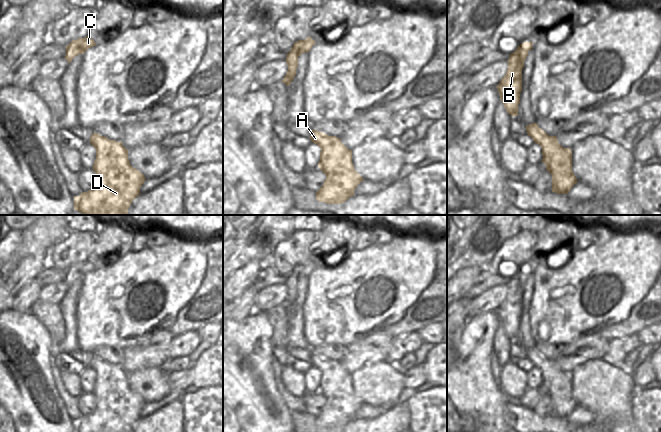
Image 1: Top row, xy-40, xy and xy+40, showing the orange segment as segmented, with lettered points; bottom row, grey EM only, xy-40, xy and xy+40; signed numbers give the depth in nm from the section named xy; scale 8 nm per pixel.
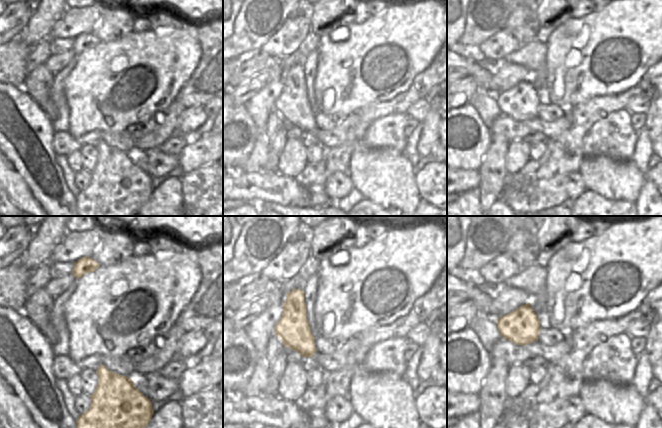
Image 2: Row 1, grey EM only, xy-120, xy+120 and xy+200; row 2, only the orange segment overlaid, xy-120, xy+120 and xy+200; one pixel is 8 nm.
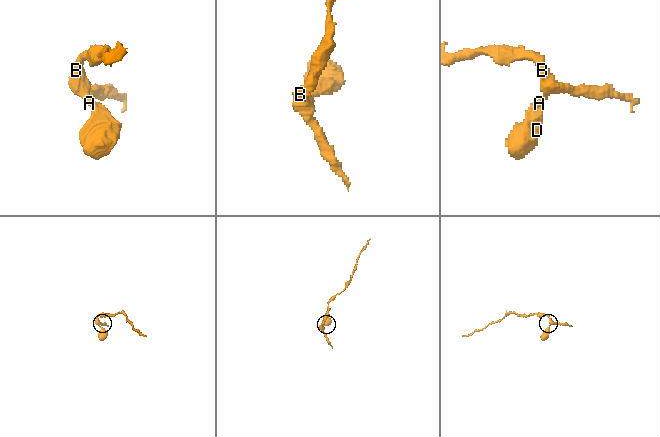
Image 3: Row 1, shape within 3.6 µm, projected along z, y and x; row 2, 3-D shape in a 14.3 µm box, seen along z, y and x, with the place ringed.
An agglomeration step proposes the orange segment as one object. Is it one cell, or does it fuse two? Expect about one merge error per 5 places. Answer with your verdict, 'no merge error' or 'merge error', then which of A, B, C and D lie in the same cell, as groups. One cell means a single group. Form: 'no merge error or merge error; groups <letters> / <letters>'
no merge error; groups A B C D

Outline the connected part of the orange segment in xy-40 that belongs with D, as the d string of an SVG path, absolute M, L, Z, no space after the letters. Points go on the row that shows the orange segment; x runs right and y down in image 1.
M94 132L90 143L96 149L96 159L92 167L96 173L96 185L91 190L74 196L74 210L83 215L128 215L128 209L132 201L140 195L140 187L146 178L130 165L128 150L122 142L109 140Z

